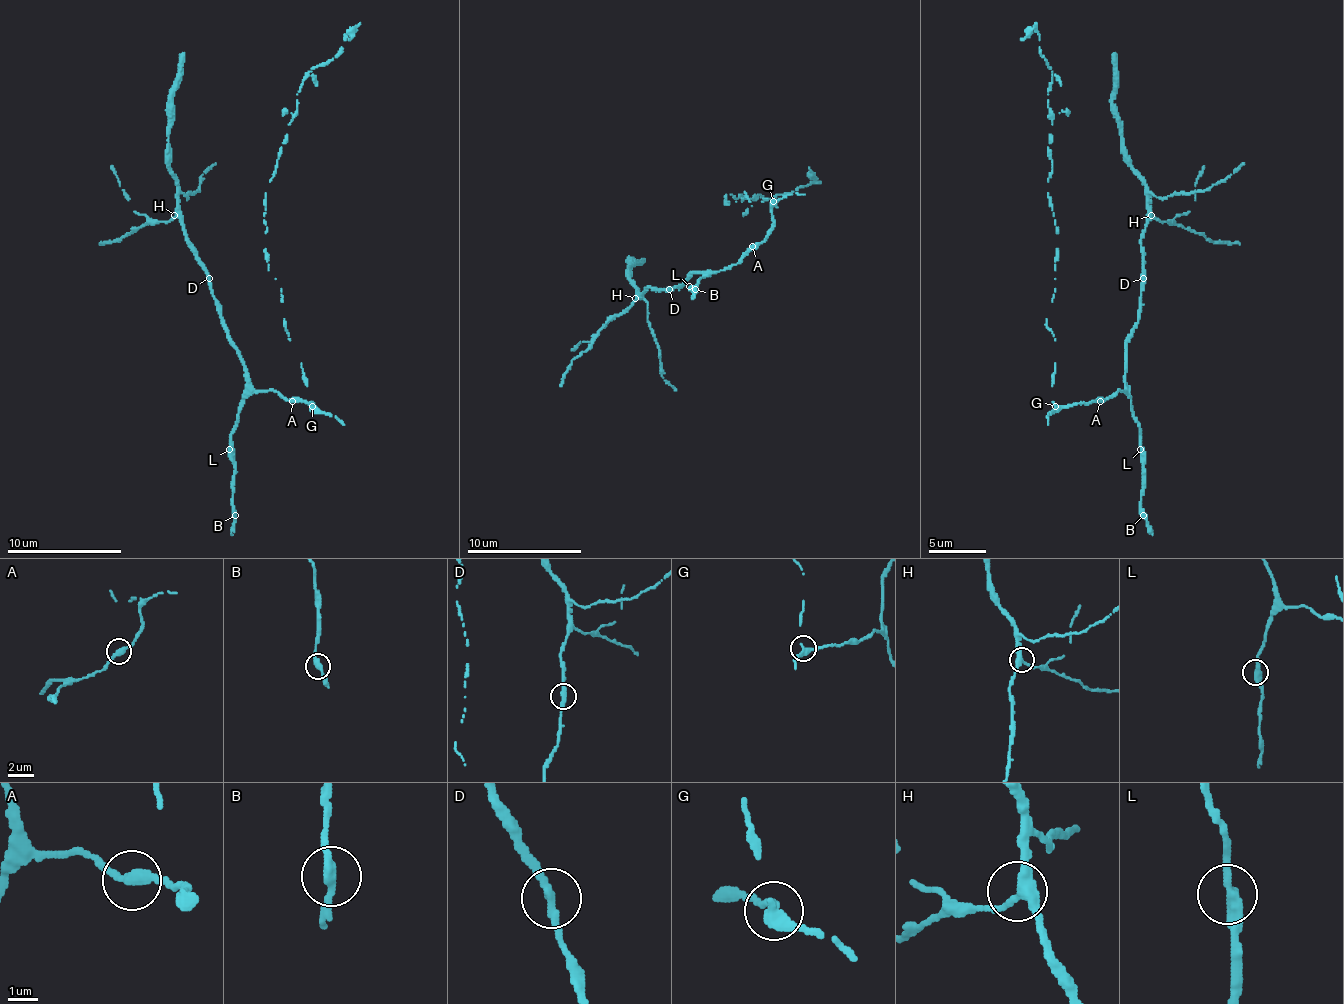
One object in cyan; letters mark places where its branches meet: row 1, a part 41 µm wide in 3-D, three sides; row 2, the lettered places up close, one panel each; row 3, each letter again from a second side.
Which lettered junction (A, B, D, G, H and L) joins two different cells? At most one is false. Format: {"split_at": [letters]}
{"split_at": ["G"]}

